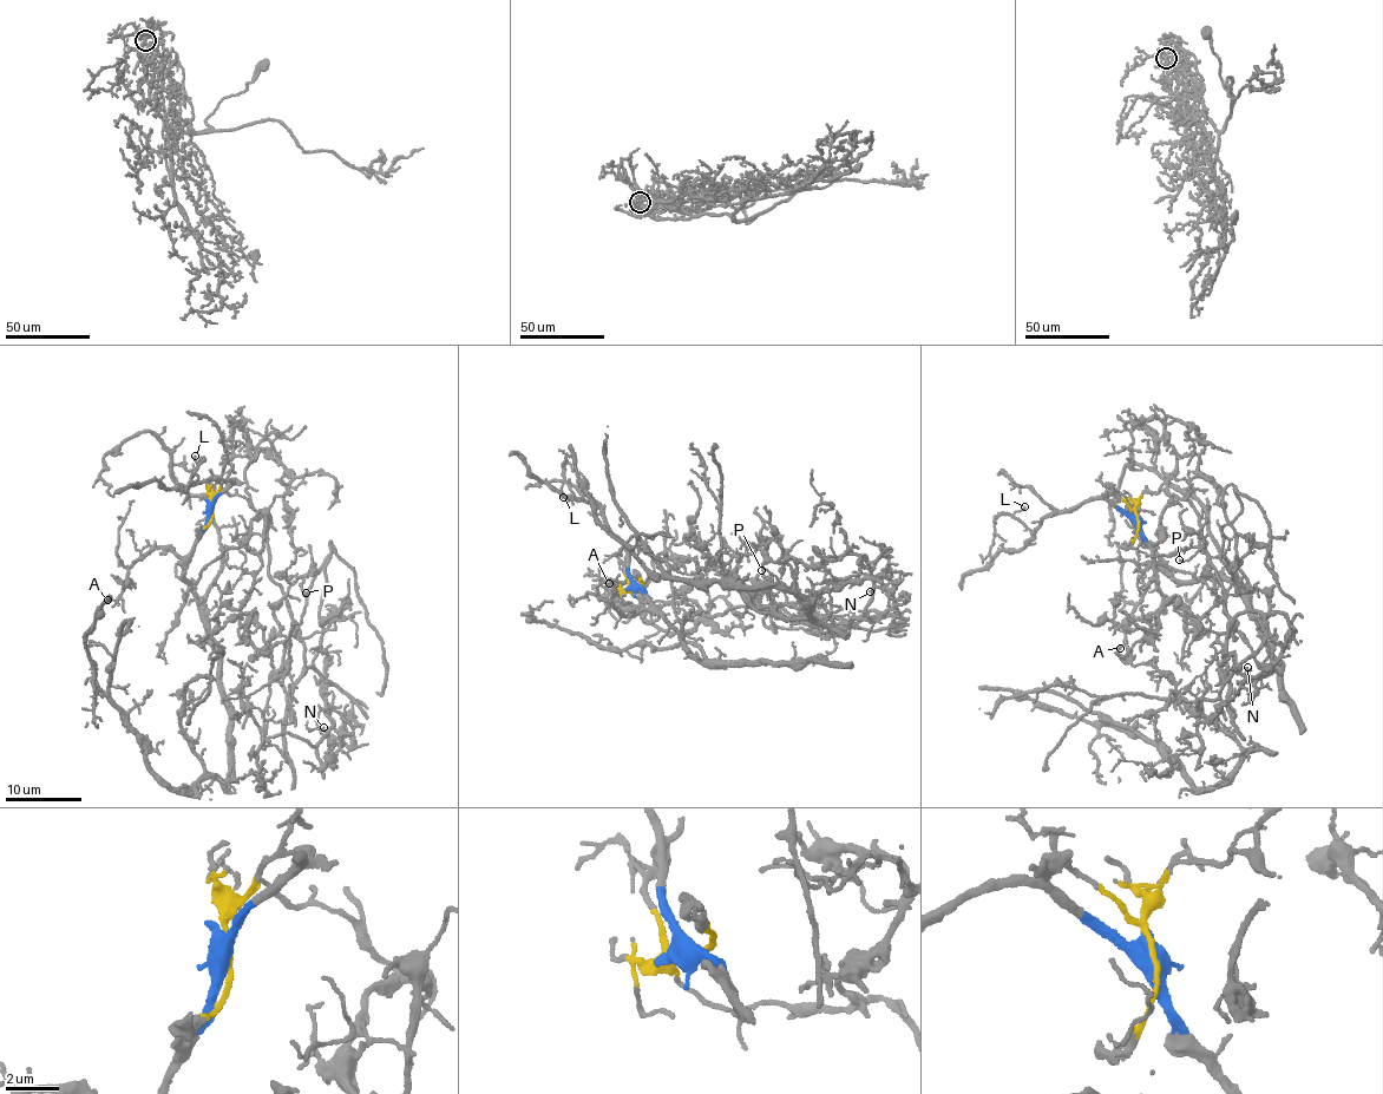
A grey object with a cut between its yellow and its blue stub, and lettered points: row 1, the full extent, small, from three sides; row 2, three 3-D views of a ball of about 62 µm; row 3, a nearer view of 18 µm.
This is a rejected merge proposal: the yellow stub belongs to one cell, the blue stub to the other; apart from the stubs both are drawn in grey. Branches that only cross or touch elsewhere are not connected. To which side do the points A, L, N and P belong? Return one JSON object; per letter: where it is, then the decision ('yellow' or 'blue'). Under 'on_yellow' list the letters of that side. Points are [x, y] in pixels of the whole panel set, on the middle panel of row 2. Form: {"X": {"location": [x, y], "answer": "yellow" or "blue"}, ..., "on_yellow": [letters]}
{"A": {"location": [609, 583], "answer": "blue"}, "L": {"location": [563, 497], "answer": "blue"}, "N": {"location": [870, 591], "answer": "yellow"}, "P": {"location": [761, 570], "answer": "yellow"}, "on_yellow": ["N", "P"]}

